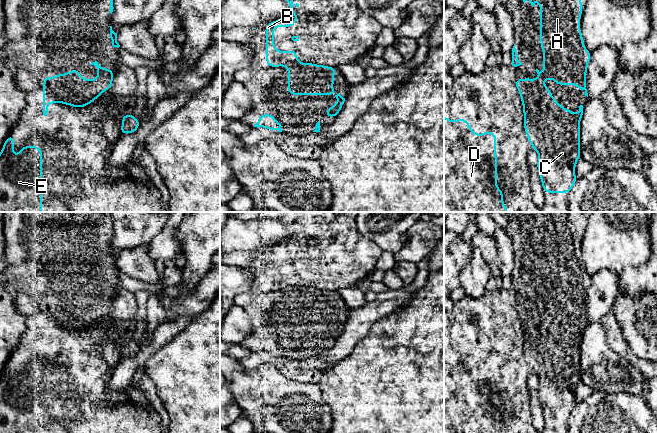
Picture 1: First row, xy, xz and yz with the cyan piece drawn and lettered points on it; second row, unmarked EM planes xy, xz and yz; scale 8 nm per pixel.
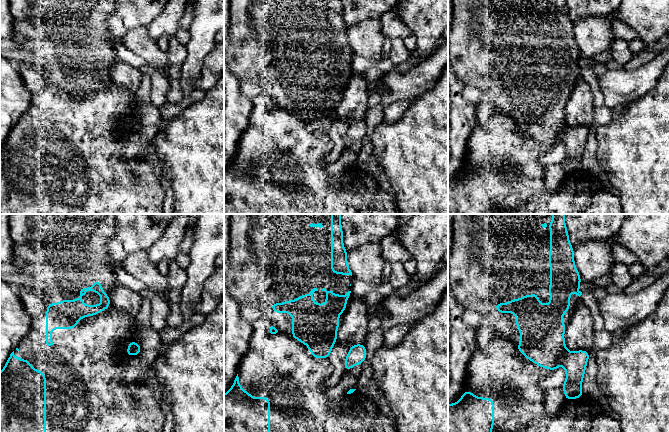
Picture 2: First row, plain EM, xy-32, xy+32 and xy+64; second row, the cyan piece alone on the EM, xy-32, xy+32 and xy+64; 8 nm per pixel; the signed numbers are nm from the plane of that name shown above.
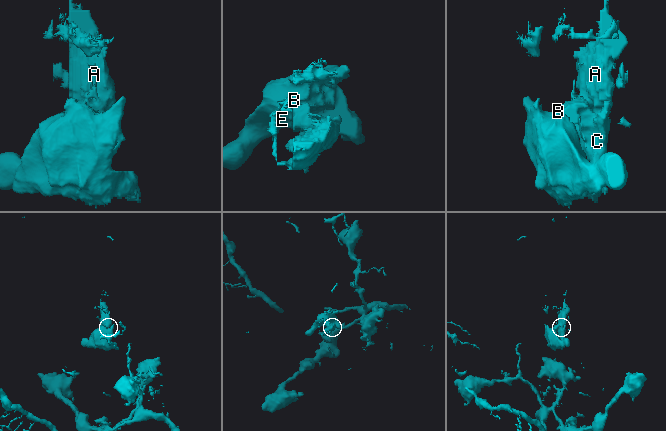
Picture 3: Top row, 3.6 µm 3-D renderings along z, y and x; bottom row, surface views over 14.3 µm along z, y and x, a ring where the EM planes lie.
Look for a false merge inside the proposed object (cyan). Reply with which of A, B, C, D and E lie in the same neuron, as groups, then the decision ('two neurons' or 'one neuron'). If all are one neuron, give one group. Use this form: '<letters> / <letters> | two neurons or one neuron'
A C / B D E | two neurons

